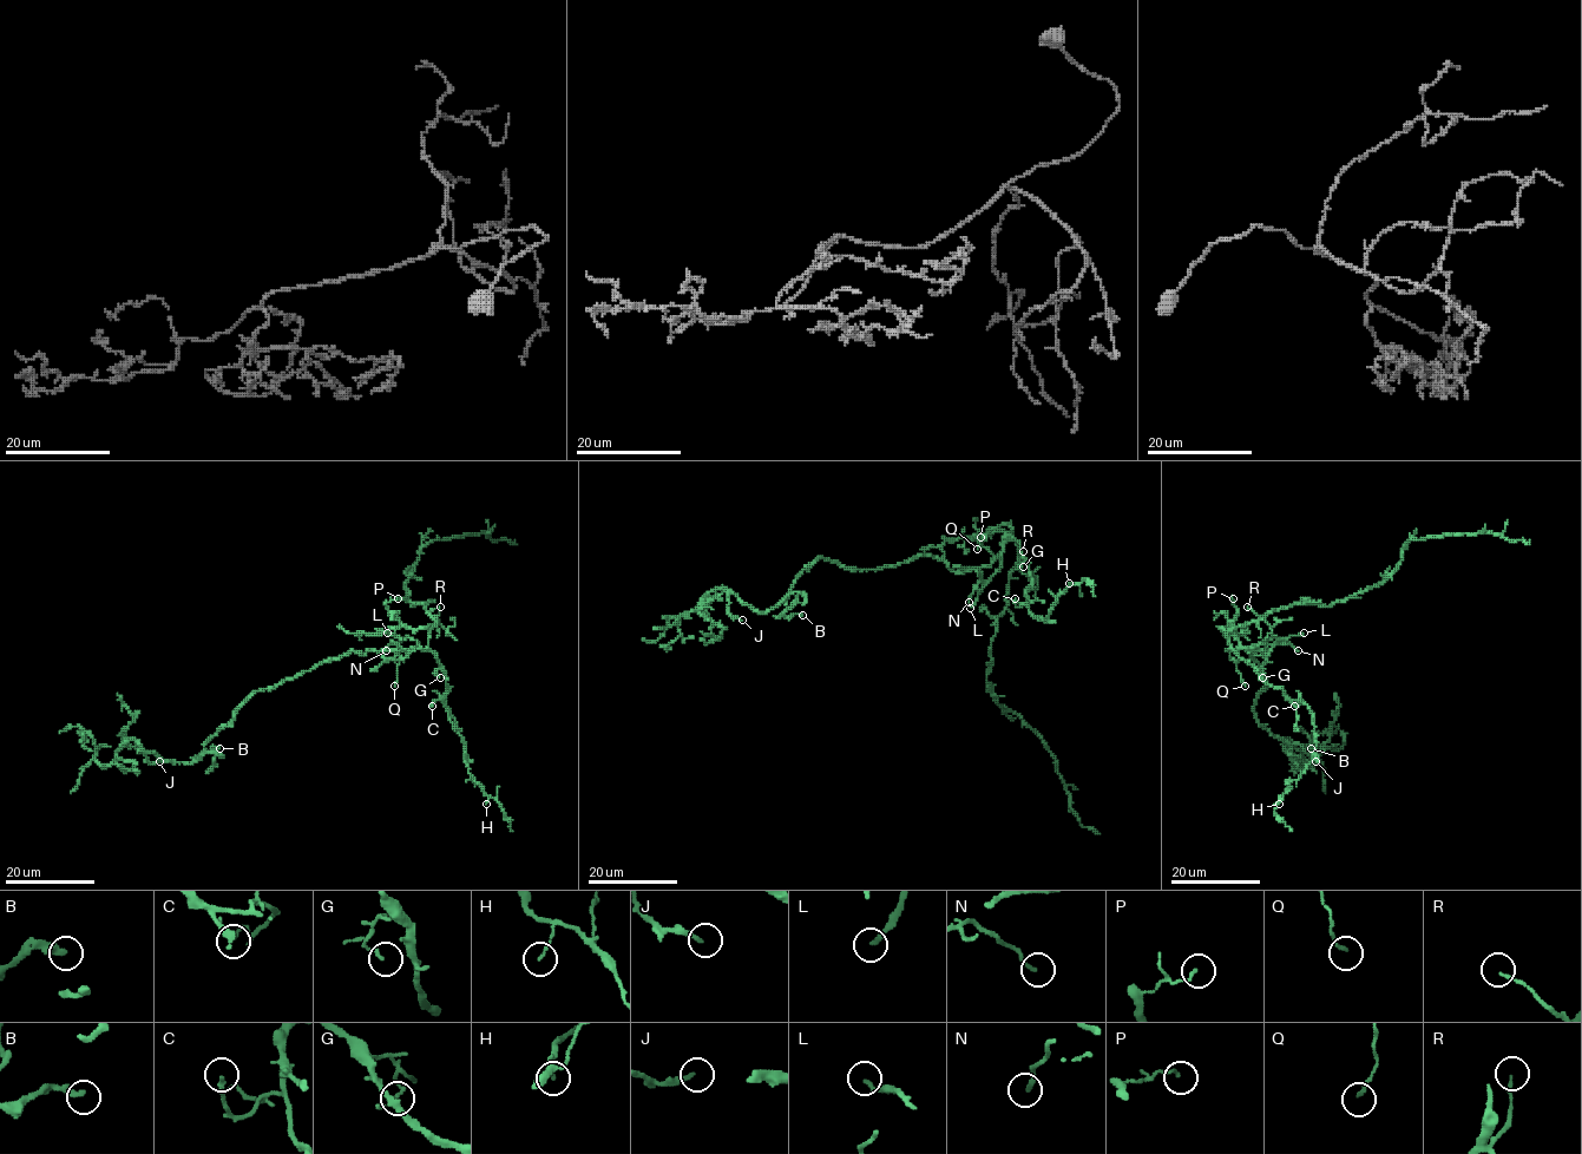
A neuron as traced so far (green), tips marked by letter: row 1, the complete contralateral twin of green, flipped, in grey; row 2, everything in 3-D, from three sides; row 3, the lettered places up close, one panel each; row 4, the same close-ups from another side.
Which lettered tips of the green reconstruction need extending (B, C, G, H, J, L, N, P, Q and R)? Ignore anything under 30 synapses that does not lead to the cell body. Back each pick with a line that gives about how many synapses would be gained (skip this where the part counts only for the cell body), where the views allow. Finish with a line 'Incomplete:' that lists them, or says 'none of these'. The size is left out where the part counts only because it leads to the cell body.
L: 40 syn
Incomplete: L

